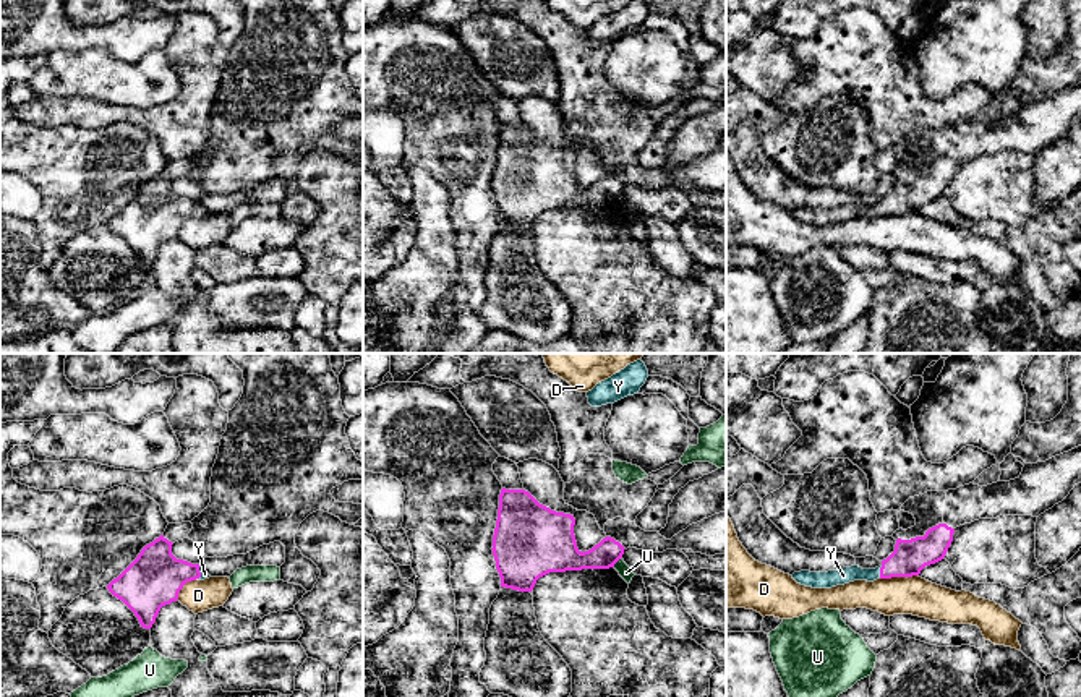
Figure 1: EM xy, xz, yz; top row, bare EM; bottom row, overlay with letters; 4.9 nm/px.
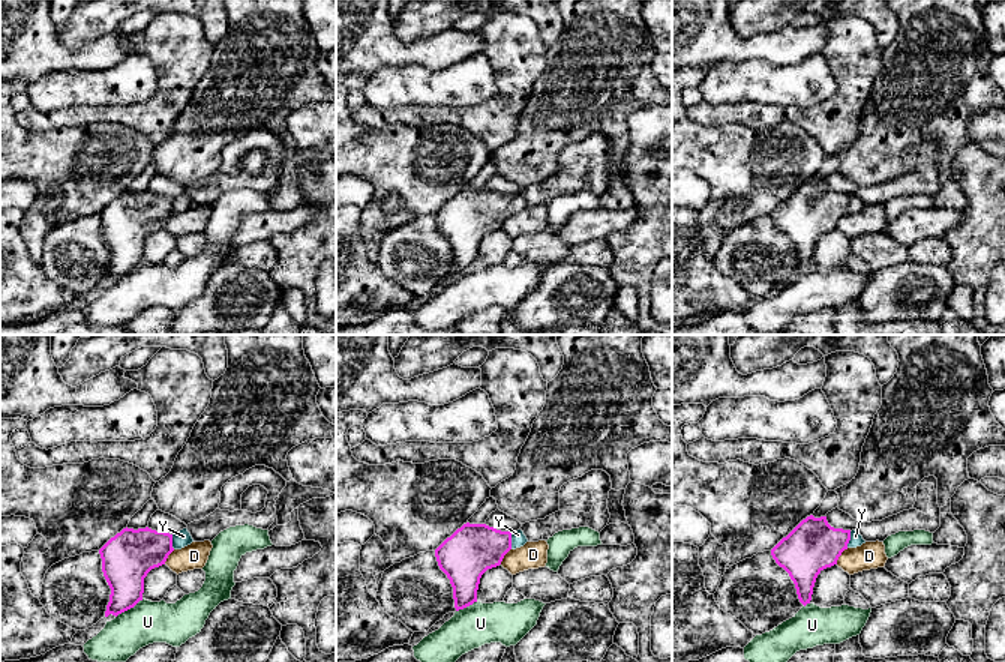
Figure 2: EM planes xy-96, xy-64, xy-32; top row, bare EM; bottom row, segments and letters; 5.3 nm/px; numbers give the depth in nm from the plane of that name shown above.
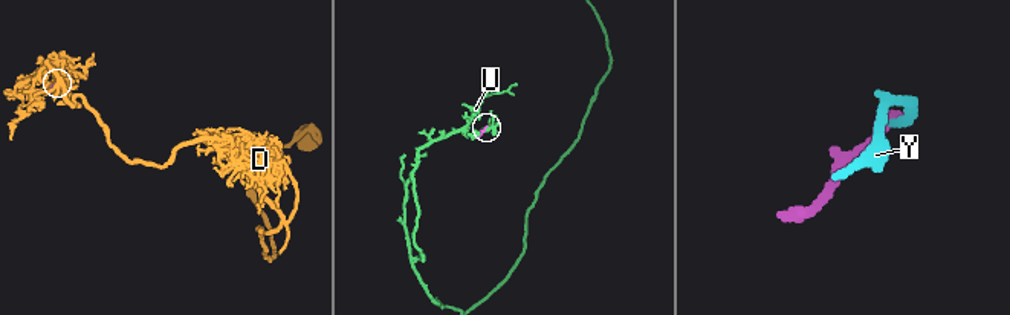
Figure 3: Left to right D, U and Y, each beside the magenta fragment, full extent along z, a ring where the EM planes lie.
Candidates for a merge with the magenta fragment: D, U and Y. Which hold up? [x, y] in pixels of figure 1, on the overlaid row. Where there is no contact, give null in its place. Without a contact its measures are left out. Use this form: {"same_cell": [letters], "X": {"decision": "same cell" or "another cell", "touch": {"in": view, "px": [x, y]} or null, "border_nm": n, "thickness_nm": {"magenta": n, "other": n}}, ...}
{"same_cell": ["Y"], "D": {"decision": "another cell", "touch": {"in": "yz", "px": [898, 576]}, "border_nm": 190, "thickness_nm": {"magenta": 170, "other": 190}}, "U": {"decision": "another cell", "touch": {"in": "xz", "px": [618, 560]}, "border_nm": 70, "thickness_nm": {"magenta": 140, "other": 70}}, "Y": {"decision": "same cell", "touch": {"in": "yz", "px": [880, 571]}, "border_nm": 70, "thickness_nm": {"magenta": 170, "other": 80}}}

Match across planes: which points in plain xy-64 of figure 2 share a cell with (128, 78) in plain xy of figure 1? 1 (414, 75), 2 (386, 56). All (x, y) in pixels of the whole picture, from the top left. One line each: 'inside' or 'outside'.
1: inside
2: outside

